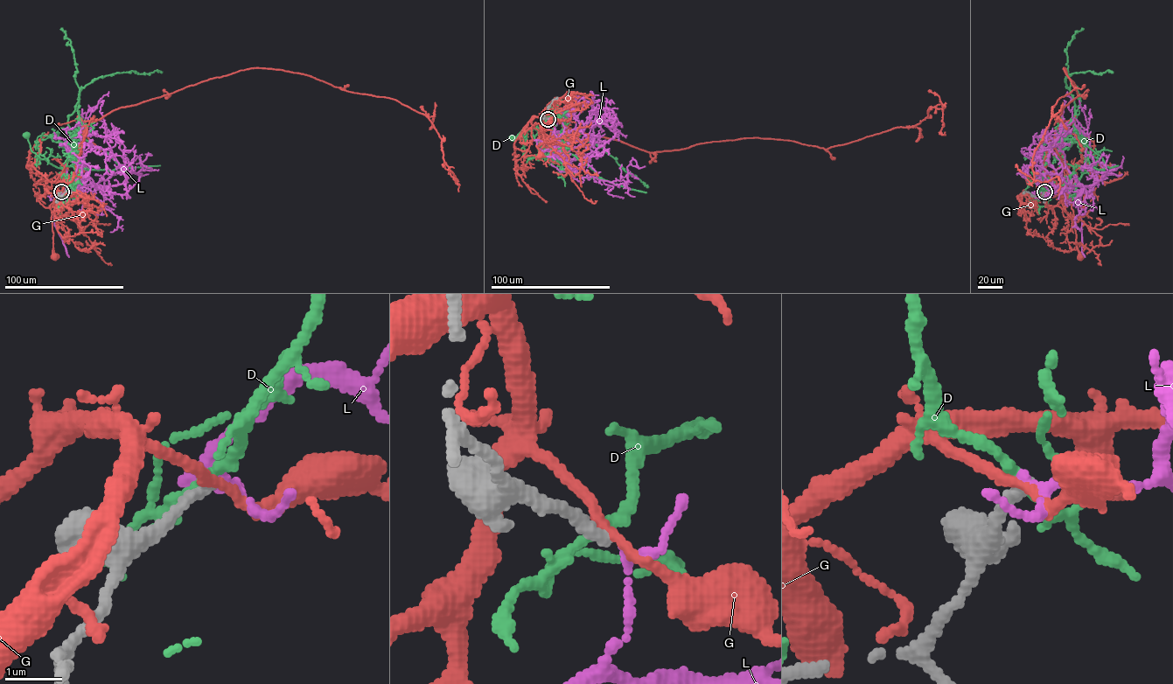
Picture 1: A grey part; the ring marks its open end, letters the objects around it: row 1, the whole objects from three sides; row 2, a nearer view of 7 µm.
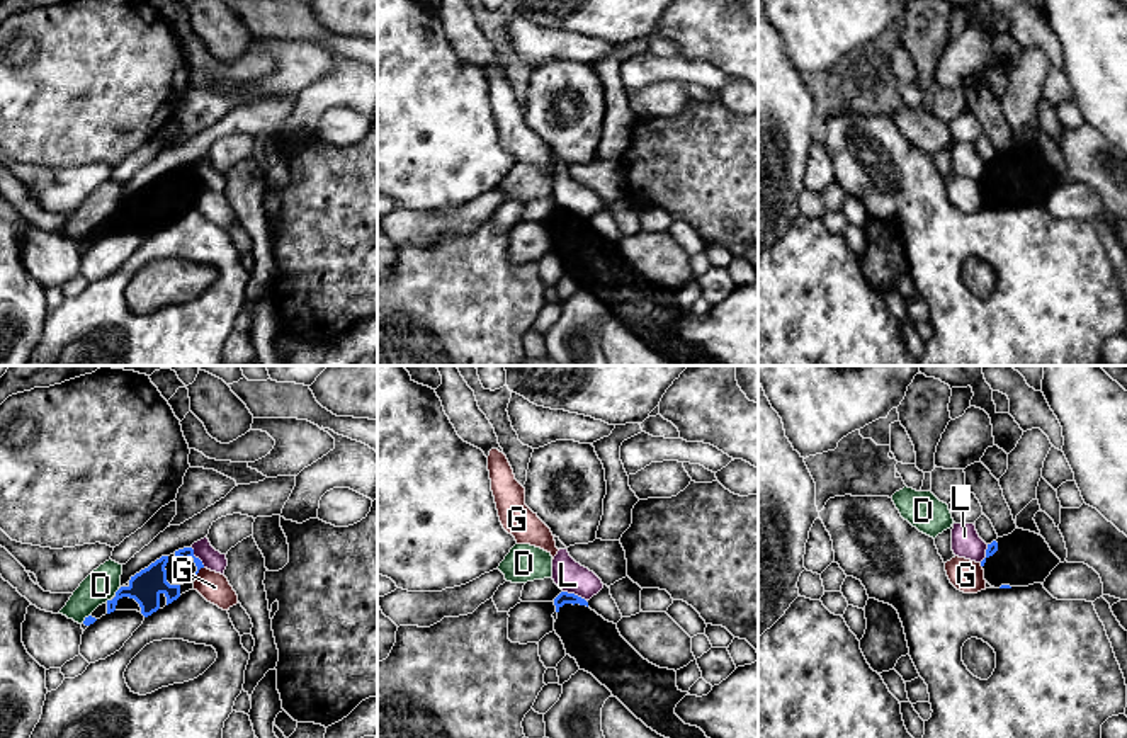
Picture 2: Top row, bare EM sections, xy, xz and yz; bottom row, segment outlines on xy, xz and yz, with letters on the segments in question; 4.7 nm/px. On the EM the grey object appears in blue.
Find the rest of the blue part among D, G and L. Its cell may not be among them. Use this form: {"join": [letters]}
{"join": []}

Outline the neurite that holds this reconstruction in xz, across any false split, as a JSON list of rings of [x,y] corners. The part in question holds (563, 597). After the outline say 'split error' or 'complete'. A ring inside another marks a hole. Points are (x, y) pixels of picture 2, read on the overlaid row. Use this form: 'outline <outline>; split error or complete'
outline [[[561,592],[554,599],[558,619],[554,631],[561,638],[566,655],[576,660],[580,670],[592,673],[637,719],[665,738],[707,738],[705,733],[685,724],[677,714],[677,704],[688,695],[677,687],[677,672],[660,668],[644,660],[619,633],[617,624],[605,621],[575,593]]]; split error

